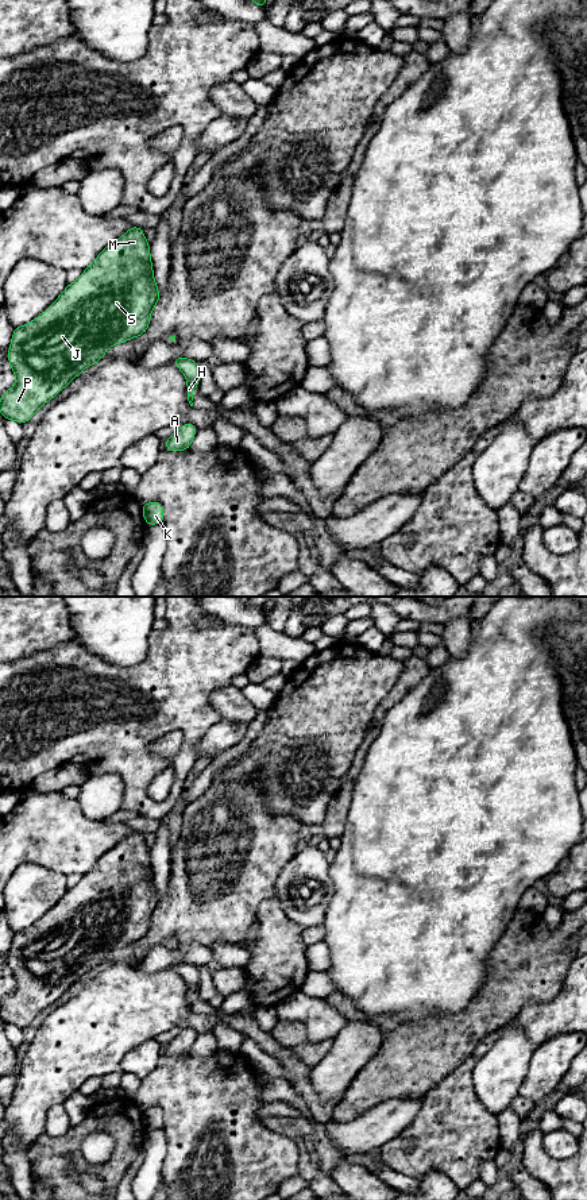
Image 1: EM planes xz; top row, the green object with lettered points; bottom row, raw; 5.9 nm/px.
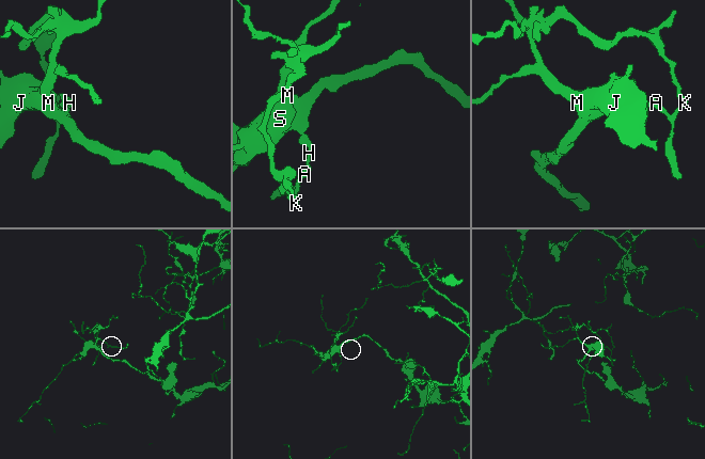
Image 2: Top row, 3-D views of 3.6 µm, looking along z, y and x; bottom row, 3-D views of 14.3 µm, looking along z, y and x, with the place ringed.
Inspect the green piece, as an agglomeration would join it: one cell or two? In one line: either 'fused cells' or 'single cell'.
single cell

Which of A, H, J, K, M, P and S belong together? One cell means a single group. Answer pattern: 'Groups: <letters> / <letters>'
Groups: A H J K M P S

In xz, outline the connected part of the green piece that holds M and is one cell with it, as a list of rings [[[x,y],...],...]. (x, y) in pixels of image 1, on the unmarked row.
[[[131,834],[104,853],[81,881],[66,891],[62,899],[36,923],[13,934],[8,966],[13,975],[15,991],[0,1003],[0,1018],[5,1025],[27,1027],[42,1010],[55,1002],[80,977],[92,968],[99,968],[105,956],[119,948],[144,938],[150,929],[152,912],[161,899],[154,885],[150,849],[143,834]]]

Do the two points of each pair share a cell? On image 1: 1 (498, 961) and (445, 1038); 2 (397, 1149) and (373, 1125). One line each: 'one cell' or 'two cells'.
1: one cell
2: two cells

